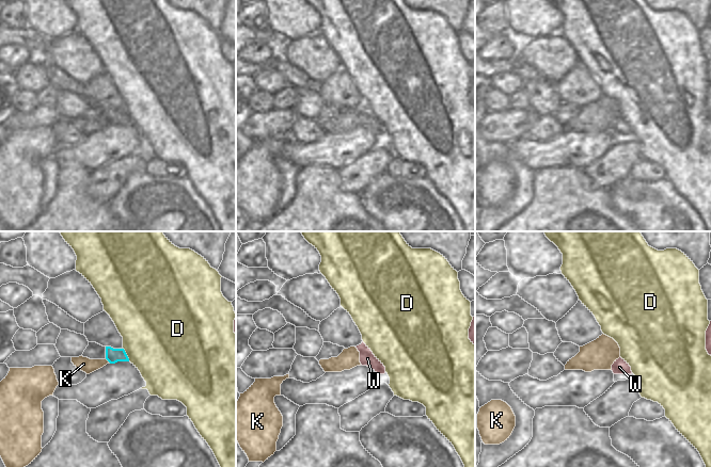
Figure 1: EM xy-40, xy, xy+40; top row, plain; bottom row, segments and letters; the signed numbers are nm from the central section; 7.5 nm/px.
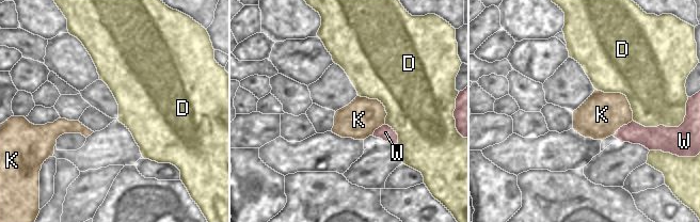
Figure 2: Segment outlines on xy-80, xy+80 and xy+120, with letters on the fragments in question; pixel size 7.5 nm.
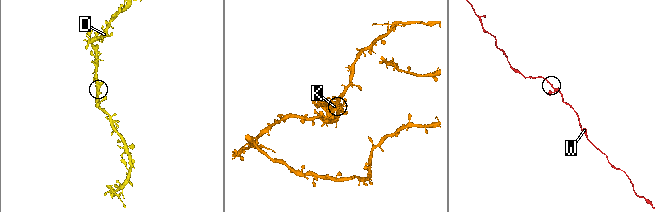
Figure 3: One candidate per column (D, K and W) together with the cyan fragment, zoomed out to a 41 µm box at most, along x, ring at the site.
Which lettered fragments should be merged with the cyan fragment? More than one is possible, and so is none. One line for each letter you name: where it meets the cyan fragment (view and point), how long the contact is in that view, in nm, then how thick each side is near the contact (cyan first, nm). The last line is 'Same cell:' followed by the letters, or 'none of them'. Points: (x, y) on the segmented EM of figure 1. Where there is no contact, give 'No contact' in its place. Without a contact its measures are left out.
W: No contact
Same cell: W.

